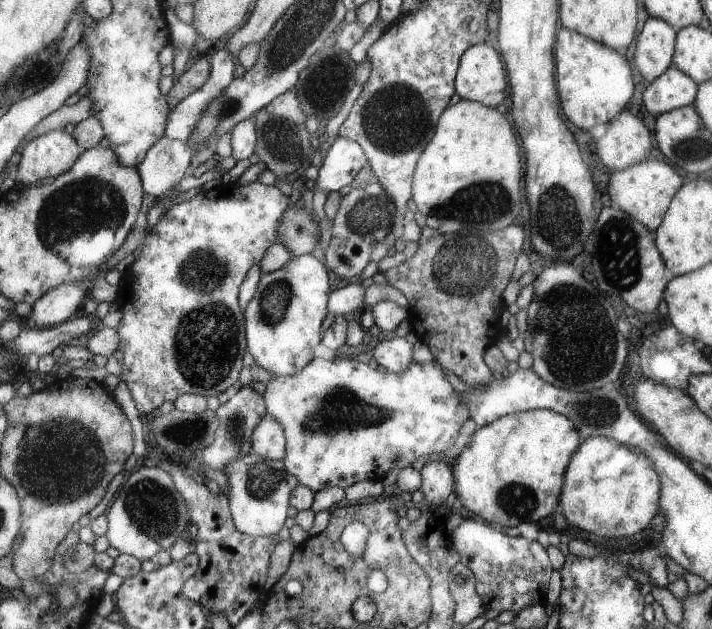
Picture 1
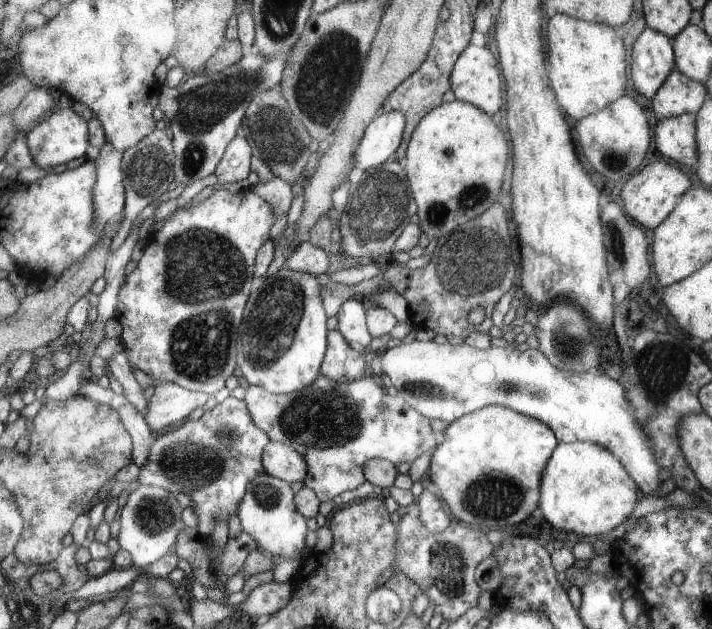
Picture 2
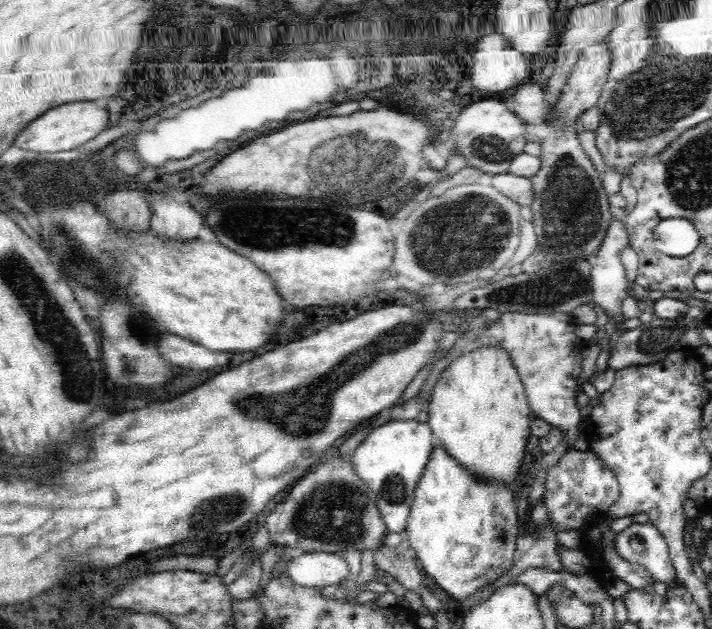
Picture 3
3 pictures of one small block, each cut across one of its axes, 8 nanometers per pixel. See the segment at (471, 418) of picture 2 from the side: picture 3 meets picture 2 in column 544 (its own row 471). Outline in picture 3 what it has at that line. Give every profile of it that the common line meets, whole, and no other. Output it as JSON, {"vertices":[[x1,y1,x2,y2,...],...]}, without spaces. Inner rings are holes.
{"vertices":[[442,446,433,448,431,454,418,482,405,531,422,573,432,578,454,601,464,603,506,574,514,564,518,536,517,509,514,508,513,492,505,488,503,482,485,484,484,480,471,476]]}

